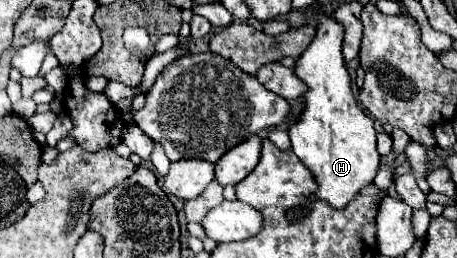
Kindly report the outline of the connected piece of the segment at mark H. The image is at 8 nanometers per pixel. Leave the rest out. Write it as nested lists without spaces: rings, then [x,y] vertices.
[[[317,16],[317,34],[309,48],[295,60],[295,76],[307,86],[307,92],[303,94],[303,112],[295,124],[289,128],[291,148],[299,156],[299,160],[315,174],[317,178],[317,192],[321,198],[325,198],[333,208],[345,208],[355,194],[373,182],[377,168],[379,168],[379,152],[377,152],[377,138],[373,128],[373,118],[363,114],[363,110],[357,106],[353,92],[351,92],[351,78],[345,68],[345,60],[341,54],[341,42],[343,42],[343,26],[331,18],[331,16]]]

